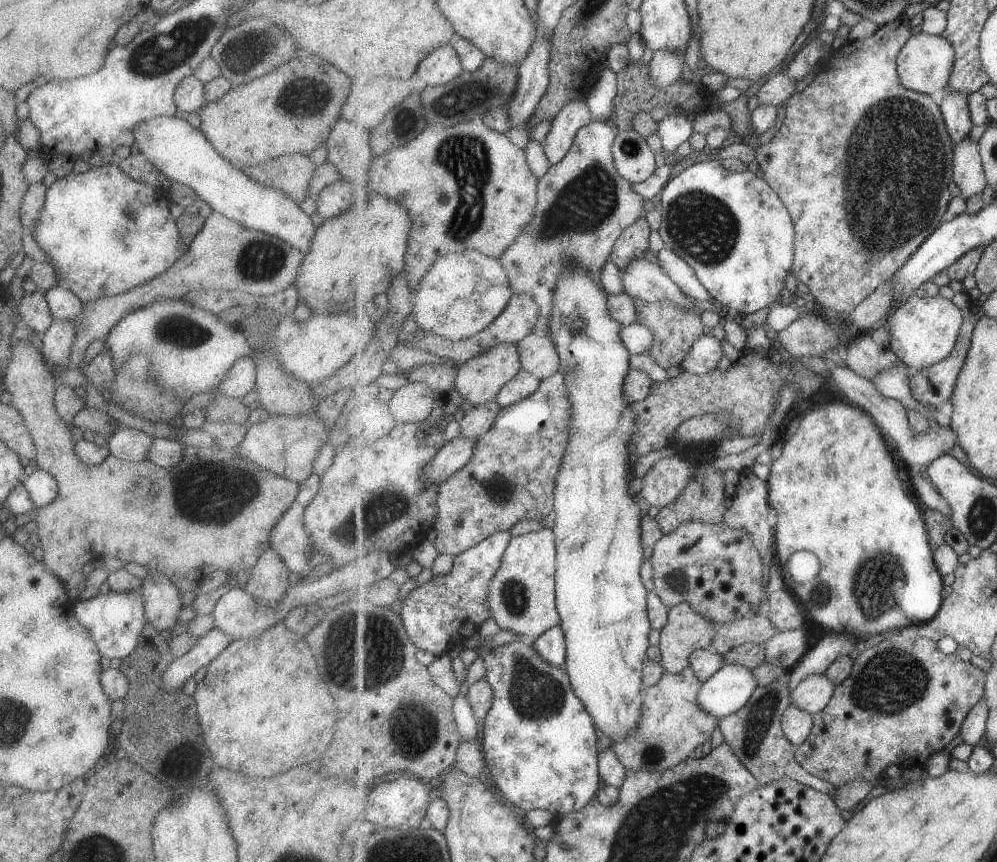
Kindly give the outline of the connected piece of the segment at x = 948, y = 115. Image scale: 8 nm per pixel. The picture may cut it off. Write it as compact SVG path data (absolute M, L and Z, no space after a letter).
M947 92L940 104L940 108L942 109L950 138L957 146L968 138L969 132L973 130L974 126L970 107L968 106L968 96L961 92Z

